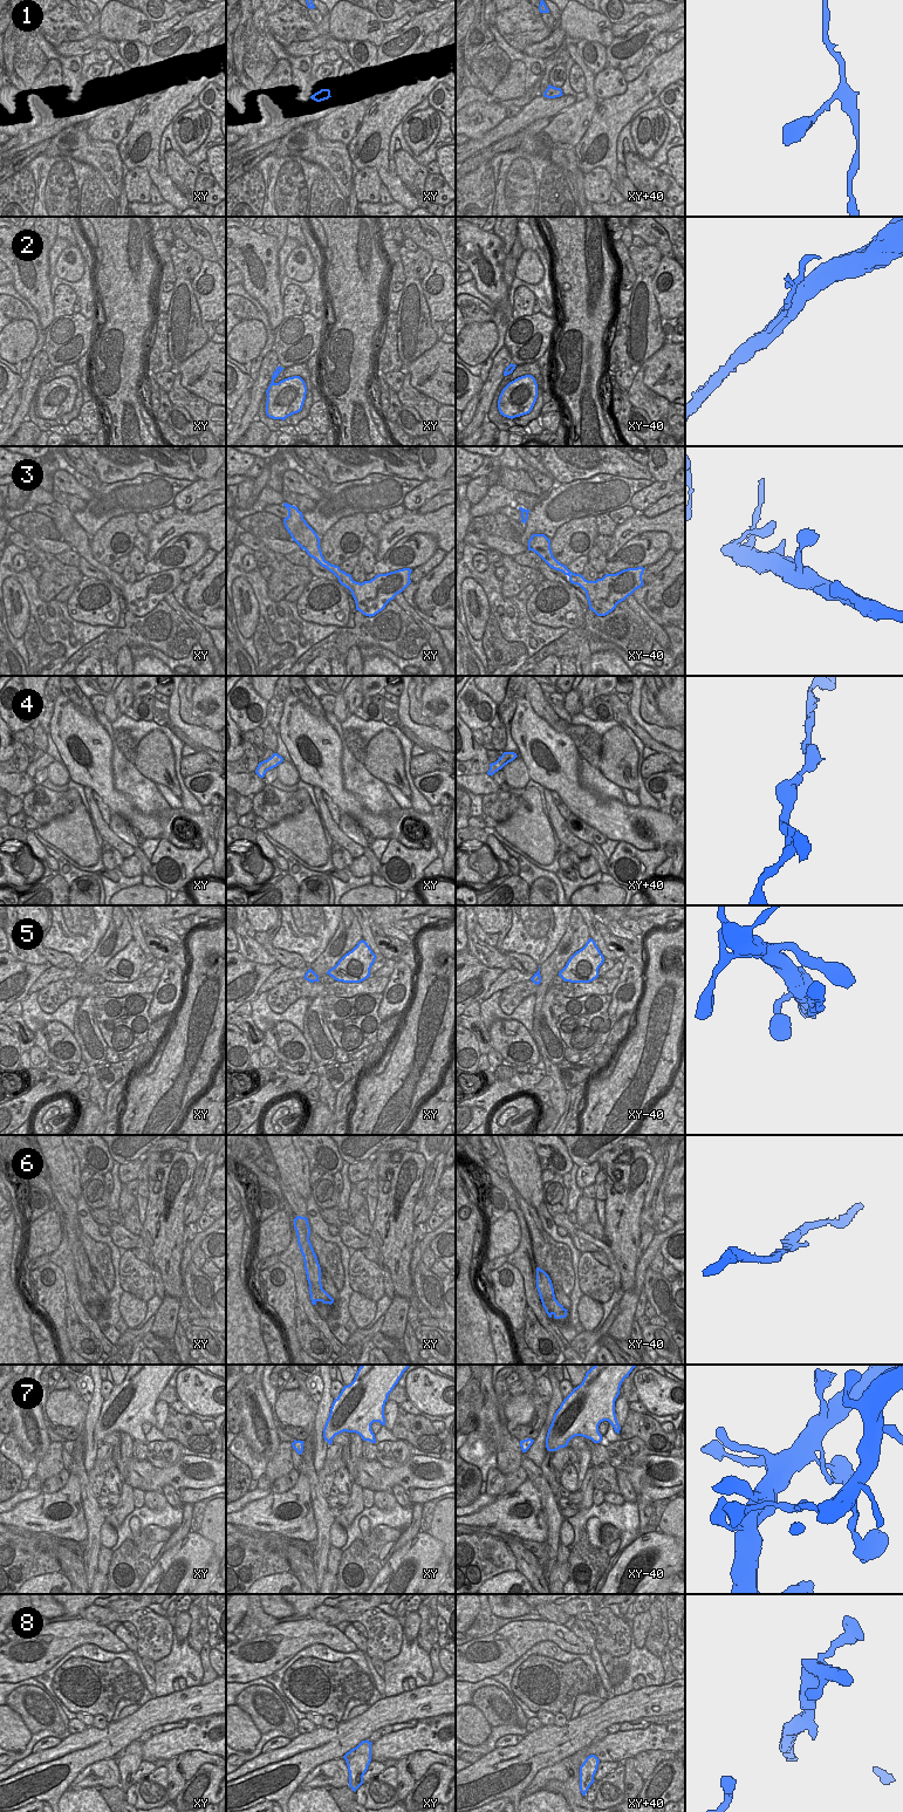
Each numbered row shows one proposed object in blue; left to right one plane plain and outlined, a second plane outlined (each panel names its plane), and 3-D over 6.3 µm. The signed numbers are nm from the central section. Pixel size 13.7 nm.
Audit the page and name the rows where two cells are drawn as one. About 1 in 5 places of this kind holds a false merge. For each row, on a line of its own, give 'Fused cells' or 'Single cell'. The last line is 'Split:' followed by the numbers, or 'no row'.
1: Single cell
2: Single cell
3: Single cell
4: Single cell
5: Single cell
6: Single cell
7: Single cell
8: Single cell
Split: no row.

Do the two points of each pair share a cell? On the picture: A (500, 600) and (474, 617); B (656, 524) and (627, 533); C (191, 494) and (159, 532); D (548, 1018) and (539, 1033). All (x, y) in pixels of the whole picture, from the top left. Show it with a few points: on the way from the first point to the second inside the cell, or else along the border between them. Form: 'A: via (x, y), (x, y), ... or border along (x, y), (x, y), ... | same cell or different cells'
A: border along (477, 582), (486, 597), (491, 612) | different cells
B: via (649, 524), (637, 524), (634, 526) | same cell
C: border along (176, 508), (186, 511) | different cells
D: via (546, 1021), (542, 1030) | same cell

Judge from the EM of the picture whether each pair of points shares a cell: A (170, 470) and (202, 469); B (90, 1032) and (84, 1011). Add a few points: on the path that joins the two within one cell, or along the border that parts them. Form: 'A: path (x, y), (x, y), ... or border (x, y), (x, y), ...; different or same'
A: border (187, 463), (198, 478); different
B: path (86, 1027), (84, 1016); same

